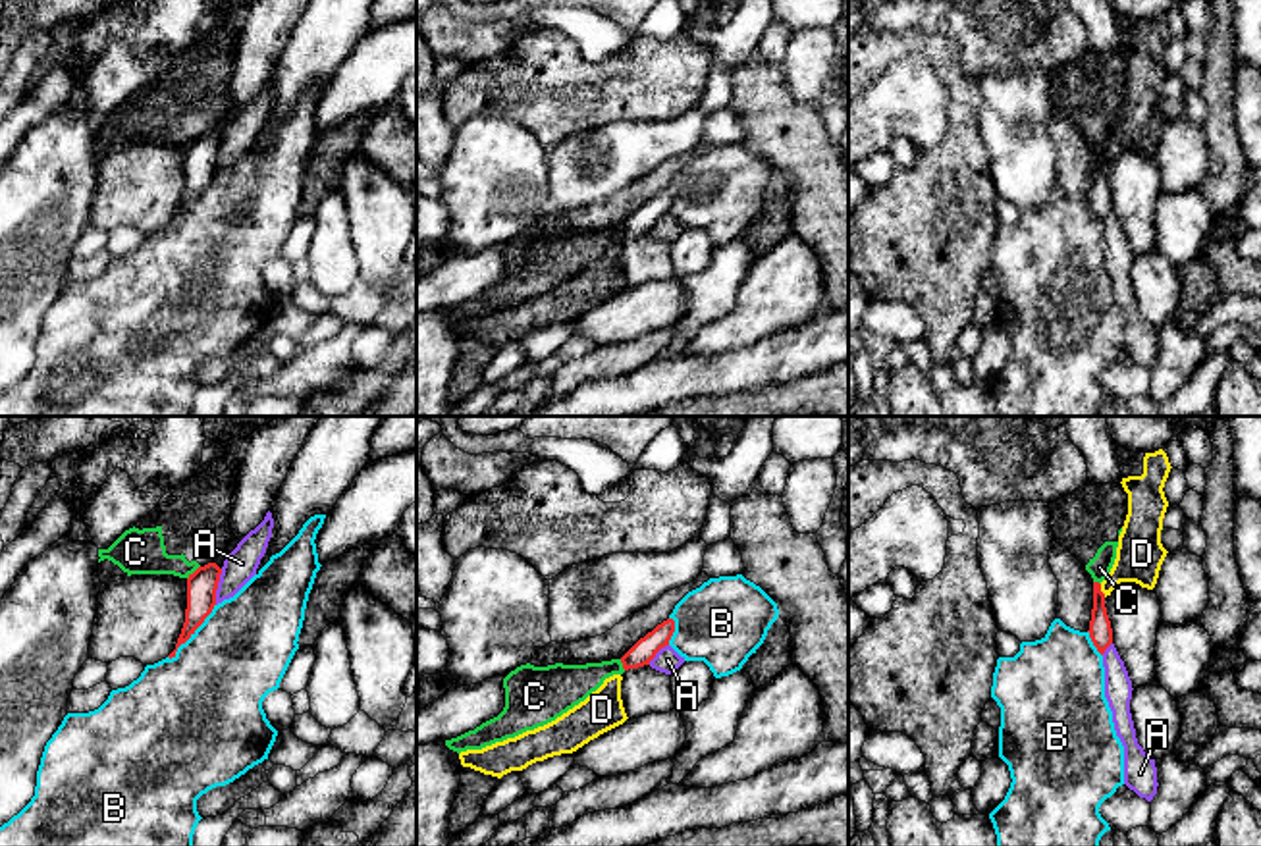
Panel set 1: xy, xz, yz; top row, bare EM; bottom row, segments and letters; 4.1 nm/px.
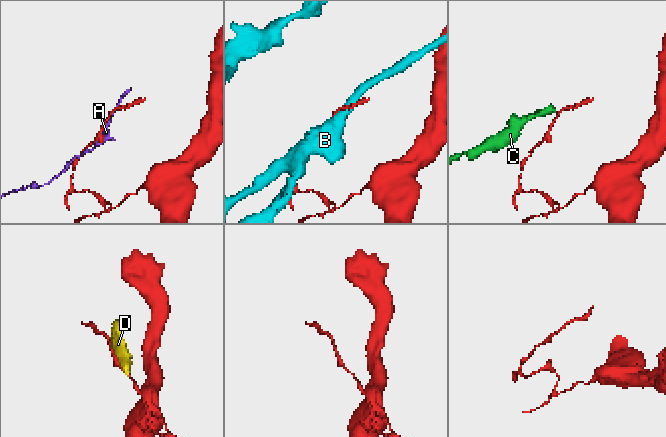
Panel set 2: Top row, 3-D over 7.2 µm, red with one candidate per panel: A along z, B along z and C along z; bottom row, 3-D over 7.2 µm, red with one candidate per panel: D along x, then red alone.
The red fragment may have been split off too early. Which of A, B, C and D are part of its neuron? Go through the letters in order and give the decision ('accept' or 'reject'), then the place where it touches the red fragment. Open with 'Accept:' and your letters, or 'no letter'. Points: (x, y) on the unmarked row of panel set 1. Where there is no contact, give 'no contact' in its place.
Accept: no letter
A: reject | xy (216, 155)
B: reject | xy (193, 201)
C: reject | xy (193, 141)
D: reject | yz (1100, 158)

